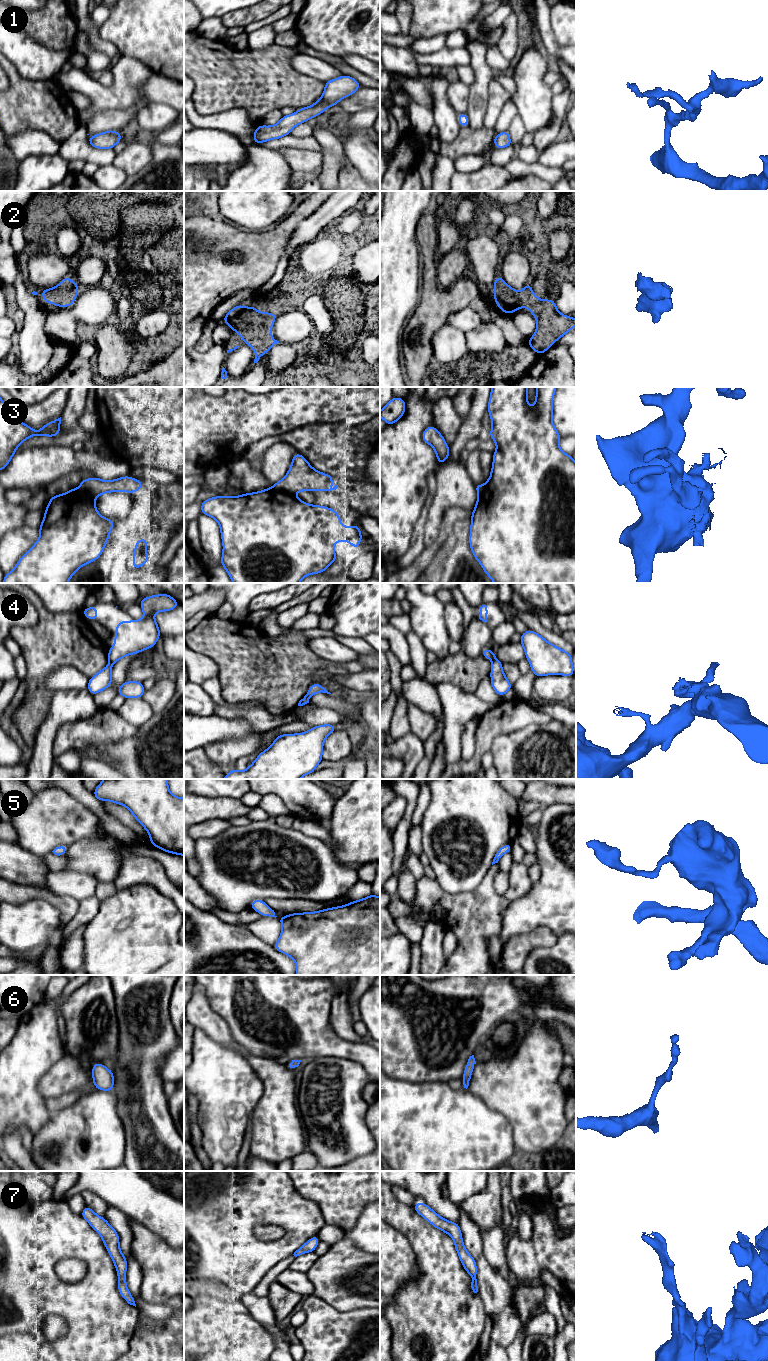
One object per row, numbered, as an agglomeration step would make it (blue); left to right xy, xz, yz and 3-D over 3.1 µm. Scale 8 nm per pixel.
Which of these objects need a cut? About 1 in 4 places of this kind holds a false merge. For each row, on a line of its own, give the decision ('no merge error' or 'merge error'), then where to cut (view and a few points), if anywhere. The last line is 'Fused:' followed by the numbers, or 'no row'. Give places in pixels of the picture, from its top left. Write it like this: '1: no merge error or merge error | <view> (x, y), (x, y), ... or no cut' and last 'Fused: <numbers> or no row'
1: no merge error | no cut
2: no merge error | no cut
3: merge error | xz (274, 487), (291, 494)
4: merge error | xy (109, 660), (112, 664)
5: no merge error | no cut
6: no merge error | no cut
7: no merge error | no cut
Fused: 3, 4

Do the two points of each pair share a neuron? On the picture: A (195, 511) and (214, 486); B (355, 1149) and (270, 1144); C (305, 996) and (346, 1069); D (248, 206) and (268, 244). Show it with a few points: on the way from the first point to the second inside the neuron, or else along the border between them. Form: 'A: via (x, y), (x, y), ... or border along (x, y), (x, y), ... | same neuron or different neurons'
A: via (197, 505), (198, 501), (208, 491) | same neuron
B: border along (302, 1123), (305, 1129), (307, 1148) | different neurons
C: border along (316, 1058), (348, 1058), (358, 1062), (362, 1067) | different neurons
D: border along (249, 230), (257, 231) | different neurons

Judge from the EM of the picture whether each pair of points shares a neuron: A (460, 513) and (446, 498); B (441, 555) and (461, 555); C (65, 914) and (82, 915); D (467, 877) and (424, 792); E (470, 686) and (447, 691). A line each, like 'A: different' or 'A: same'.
A: different
B: different
C: different
D: different
E: different

